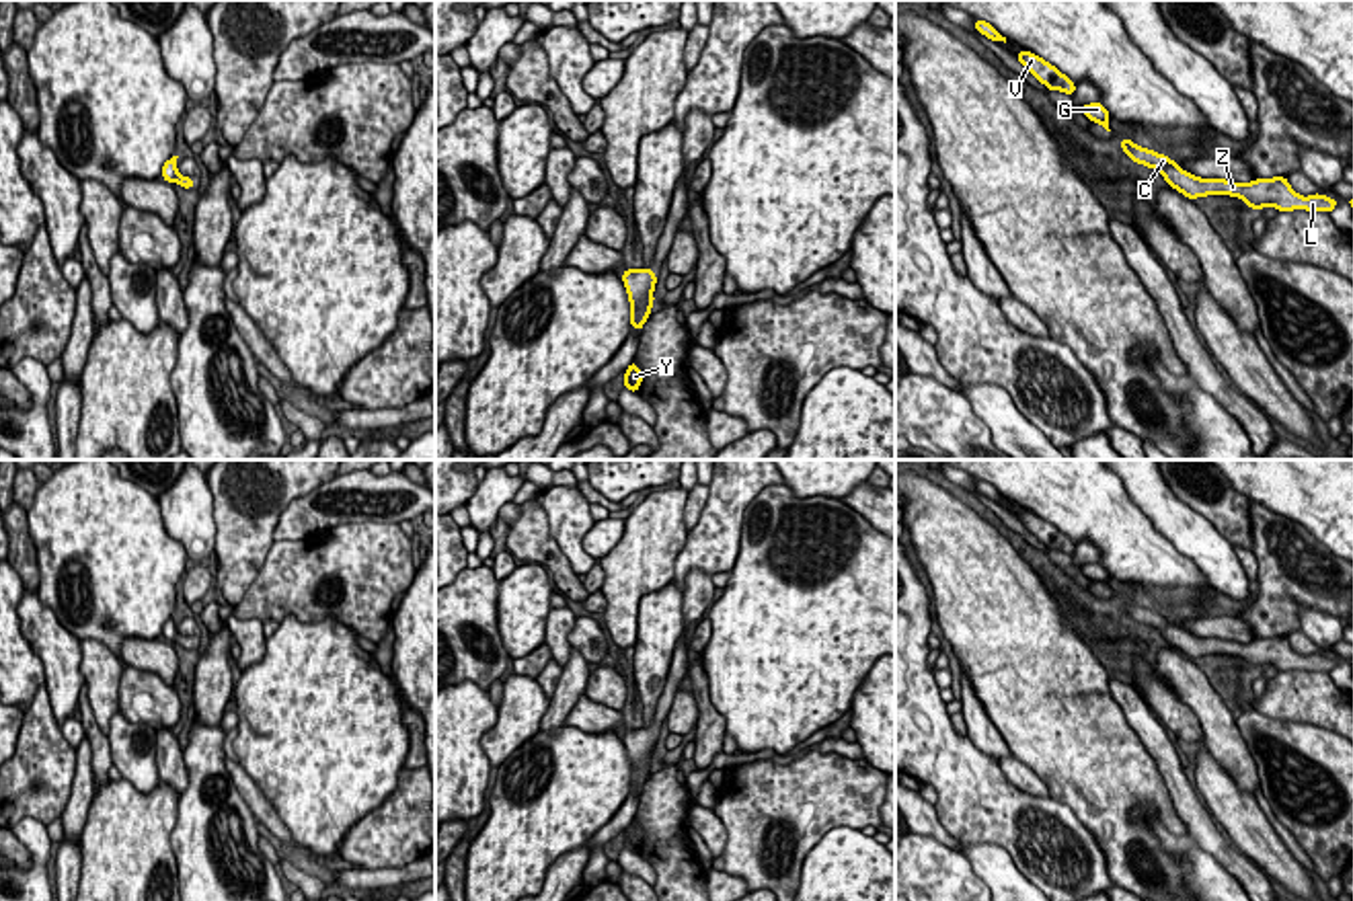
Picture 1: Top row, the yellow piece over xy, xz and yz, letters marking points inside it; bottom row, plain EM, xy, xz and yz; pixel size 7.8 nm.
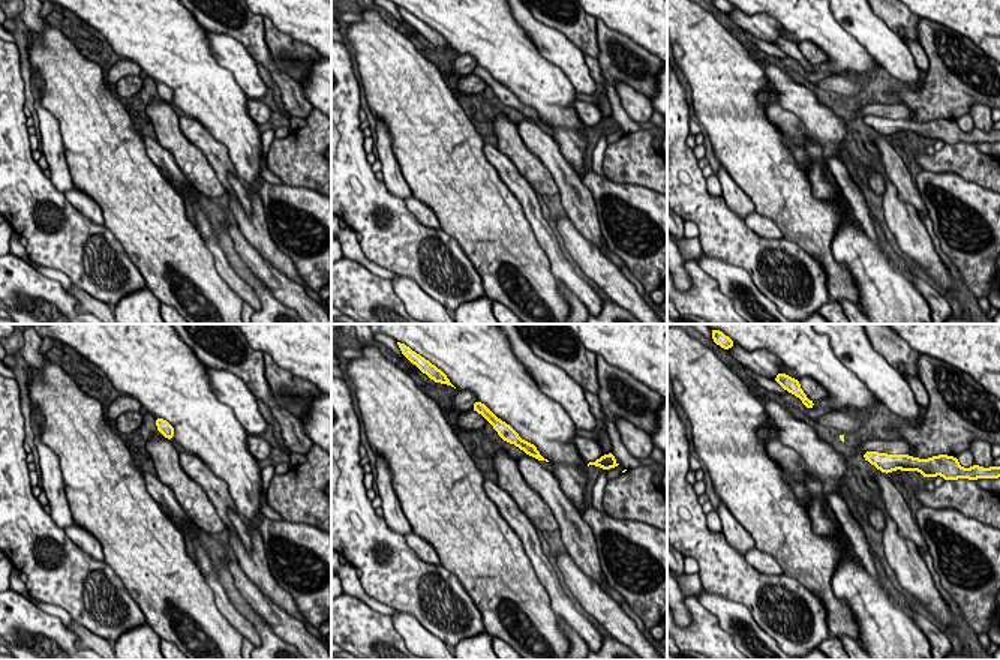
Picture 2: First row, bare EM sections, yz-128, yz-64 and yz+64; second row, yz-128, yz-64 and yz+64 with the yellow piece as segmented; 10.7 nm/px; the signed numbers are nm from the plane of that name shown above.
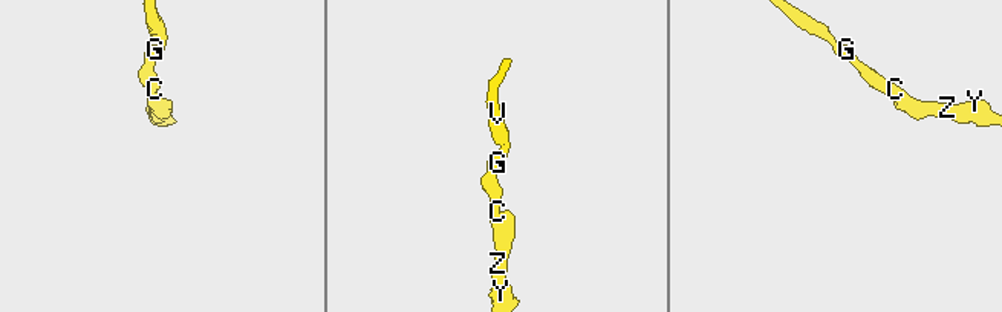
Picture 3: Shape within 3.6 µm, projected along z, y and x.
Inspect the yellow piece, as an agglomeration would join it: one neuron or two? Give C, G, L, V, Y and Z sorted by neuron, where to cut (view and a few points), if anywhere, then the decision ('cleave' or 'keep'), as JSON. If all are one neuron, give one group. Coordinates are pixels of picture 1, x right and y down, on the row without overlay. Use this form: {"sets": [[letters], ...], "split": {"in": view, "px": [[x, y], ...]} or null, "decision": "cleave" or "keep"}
{"sets": [["C", "G", "L", "V", "Y", "Z"]], "split": null, "decision": "keep"}

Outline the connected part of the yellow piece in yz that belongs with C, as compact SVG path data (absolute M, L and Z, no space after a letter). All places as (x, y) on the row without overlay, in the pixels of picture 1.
M1121 599L1119 603L1125 610L1127 618L1158 630L1166 638L1168 647L1181 651L1189 659L1205 655L1232 655L1240 657L1248 667L1254 667L1257 671L1273 665L1279 671L1308 669L1330 673L1337 667L1337 659L1324 657L1320 653L1310 657L1298 655L1285 636L1257 638L1246 644L1224 638L1199 638L1178 628L1176 622L1168 616L1135 605L1131 599Z

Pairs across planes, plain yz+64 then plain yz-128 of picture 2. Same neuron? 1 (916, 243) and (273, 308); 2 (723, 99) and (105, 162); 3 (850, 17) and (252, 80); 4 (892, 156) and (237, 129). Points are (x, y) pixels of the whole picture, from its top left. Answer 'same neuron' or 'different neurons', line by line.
1: different neurons
2: same neuron
3: same neuron
4: different neurons

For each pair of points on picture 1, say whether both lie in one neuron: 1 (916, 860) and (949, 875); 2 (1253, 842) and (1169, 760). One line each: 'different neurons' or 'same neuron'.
1: same neuron
2: different neurons

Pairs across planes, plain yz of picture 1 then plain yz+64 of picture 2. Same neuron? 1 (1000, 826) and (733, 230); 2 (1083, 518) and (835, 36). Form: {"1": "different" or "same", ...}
{"1": "same", "2": "same"}

